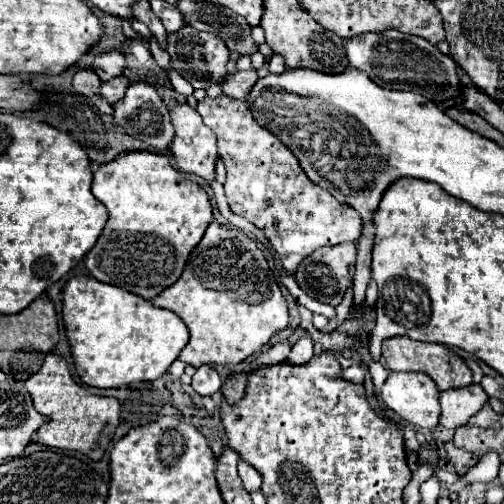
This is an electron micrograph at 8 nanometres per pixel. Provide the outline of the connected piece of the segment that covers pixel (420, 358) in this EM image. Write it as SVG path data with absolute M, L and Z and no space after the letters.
M394 337L394 339L384 341L382 357L386 359L386 365L390 371L422 371L422 373L430 375L440 391L460 389L460 387L468 387L472 383L472 371L466 367L466 363L458 355L450 353L446 345L420 343L420 341L408 339L408 337Z

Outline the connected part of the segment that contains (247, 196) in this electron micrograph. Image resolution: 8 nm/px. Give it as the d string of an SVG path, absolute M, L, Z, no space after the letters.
M222 95L220 99L206 97L204 101L198 103L198 113L202 115L204 123L218 137L218 153L226 165L226 171L228 171L228 181L224 185L224 191L226 191L230 211L248 219L252 225L256 225L258 229L264 231L266 239L274 245L276 253L280 255L282 267L290 275L296 273L300 261L304 257L308 257L312 251L324 247L324 245L332 247L332 245L338 245L344 241L360 239L360 235L362 235L360 215L356 211L352 211L352 207L338 203L332 197L332 193L328 193L326 189L320 189L316 183L312 183L306 177L306 173L302 171L294 153L278 137L274 137L274 133L270 133L268 129L264 129L256 123L248 103L226 97L226 95Z

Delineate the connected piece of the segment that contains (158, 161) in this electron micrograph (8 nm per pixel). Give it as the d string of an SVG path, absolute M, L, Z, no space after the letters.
M132 151L102 165L94 173L92 193L98 201L104 203L110 219L96 245L86 255L88 271L102 283L122 287L142 299L152 301L158 293L176 283L190 251L200 243L204 229L212 221L212 207L206 191L198 183L184 179L184 175L170 165L168 157L148 151Z

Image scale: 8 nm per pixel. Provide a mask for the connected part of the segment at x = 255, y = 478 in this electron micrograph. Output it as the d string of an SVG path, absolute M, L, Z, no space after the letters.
M246 461L238 463L238 475L240 475L240 479L248 491L258 489L262 485L262 475L252 465L248 465Z

